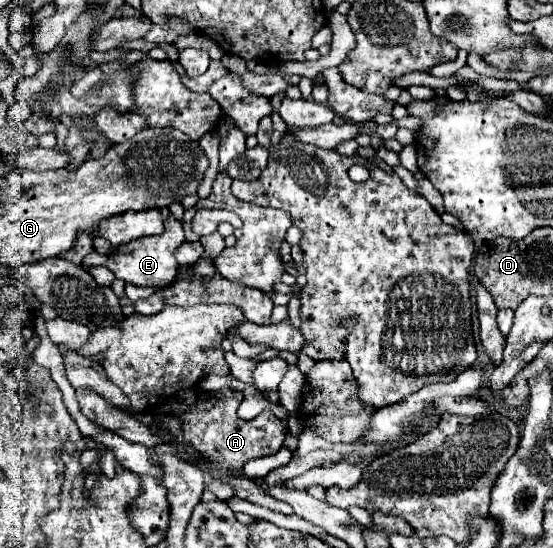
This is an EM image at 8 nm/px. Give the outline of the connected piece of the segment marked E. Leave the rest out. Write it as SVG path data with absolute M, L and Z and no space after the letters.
M174 216L164 218L164 232L160 236L146 236L138 238L134 242L128 242L126 246L112 248L110 254L100 254L100 252L90 252L84 260L82 266L106 266L110 272L114 272L116 278L132 282L136 286L152 286L152 288L164 288L174 282L178 274L178 262L174 258L174 250L184 242L184 228L182 220L176 220Z

